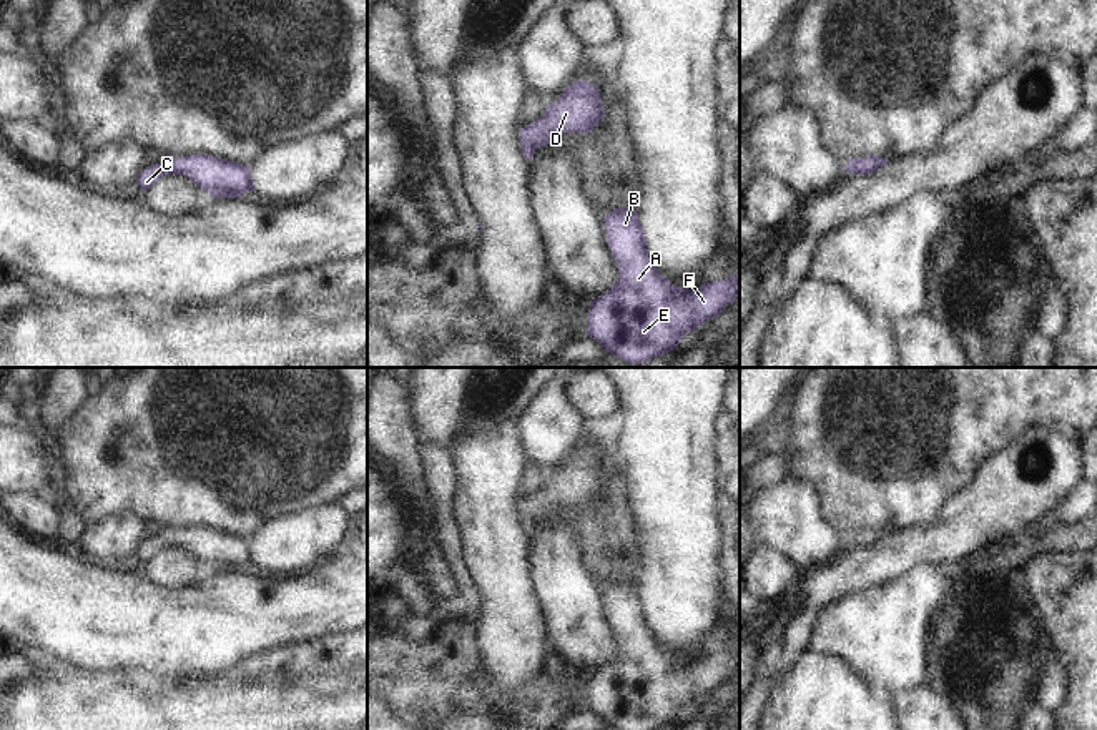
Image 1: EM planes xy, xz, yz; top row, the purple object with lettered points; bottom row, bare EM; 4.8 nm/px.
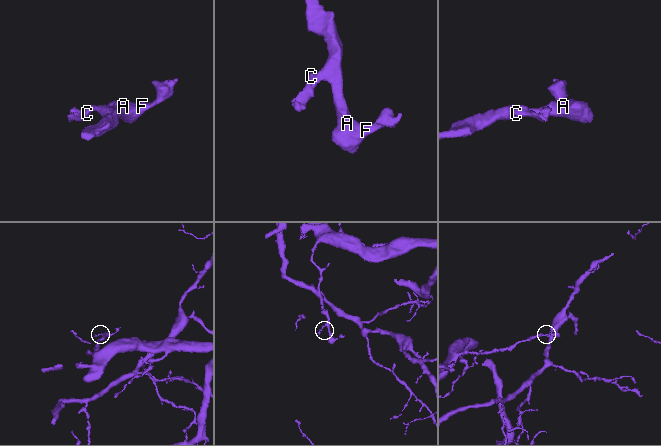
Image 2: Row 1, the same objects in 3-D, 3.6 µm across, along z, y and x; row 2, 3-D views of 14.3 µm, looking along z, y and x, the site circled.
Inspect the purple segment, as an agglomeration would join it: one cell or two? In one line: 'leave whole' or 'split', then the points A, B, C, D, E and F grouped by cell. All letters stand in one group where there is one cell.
leave whole | A B C D E F

